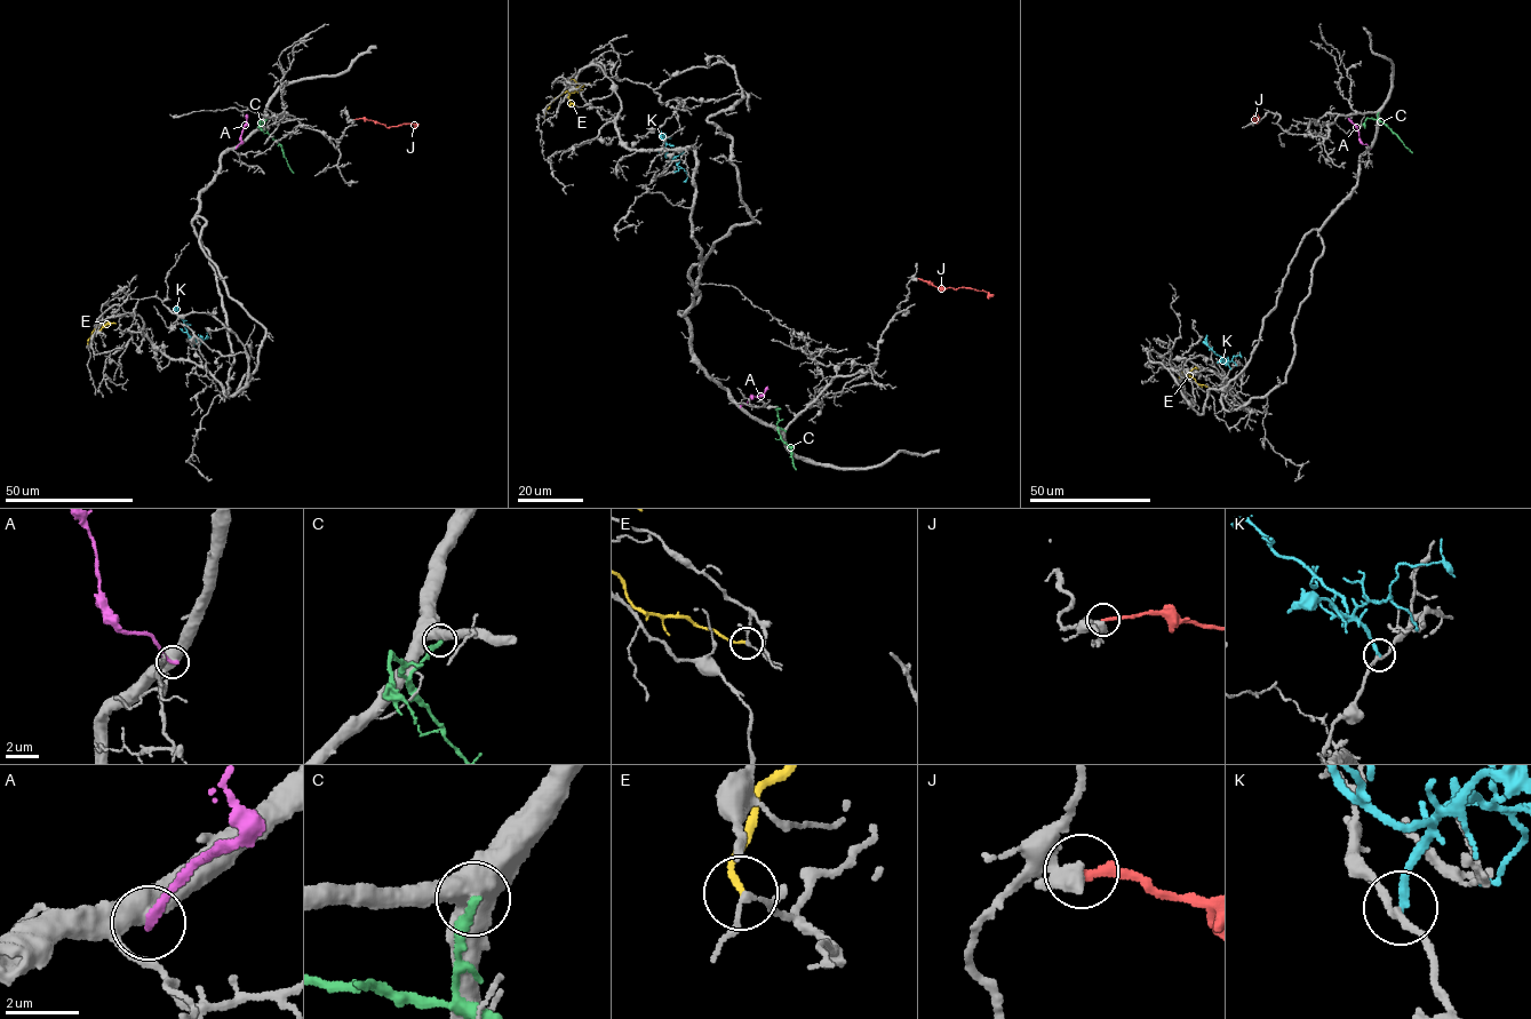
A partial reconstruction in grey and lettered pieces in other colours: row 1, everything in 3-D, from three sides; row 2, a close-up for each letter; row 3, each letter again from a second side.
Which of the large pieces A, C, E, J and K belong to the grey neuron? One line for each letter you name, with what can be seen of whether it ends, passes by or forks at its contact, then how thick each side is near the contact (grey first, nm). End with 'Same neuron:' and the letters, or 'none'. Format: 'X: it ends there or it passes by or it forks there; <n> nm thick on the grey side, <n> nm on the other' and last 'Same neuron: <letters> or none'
Same neuron: none

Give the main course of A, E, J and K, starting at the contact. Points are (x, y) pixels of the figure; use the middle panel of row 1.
A: (740, 406), (752, 397), (764, 393), (767, 387)
E: (544, 119), (553, 100), (579, 85), (573, 79), (569, 85)
J: (916, 279), (945, 289), (985, 291), (988, 299)
K: (668, 162), (672, 158), (666, 157), (667, 143), (660, 136), (666, 137)

